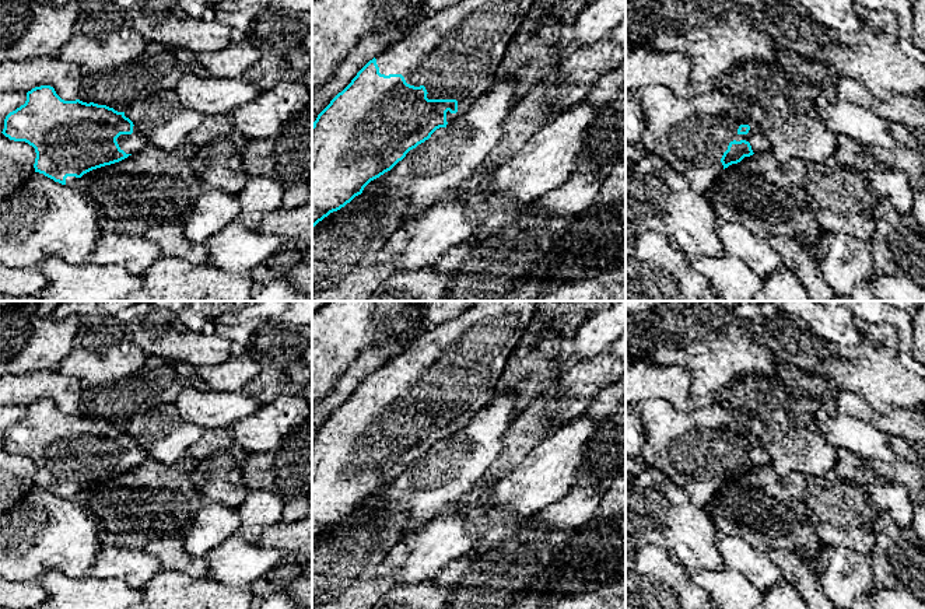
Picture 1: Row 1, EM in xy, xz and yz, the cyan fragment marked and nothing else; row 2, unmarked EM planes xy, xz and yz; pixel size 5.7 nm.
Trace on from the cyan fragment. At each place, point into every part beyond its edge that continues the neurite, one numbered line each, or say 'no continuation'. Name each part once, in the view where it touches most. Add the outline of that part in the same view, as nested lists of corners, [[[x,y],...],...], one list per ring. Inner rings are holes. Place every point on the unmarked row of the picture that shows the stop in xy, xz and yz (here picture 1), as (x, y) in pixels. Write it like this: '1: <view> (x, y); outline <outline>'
1: xz (455, 367); outline [[[479,301],[456,318],[413,340],[404,350],[379,367],[379,386],[402,388],[407,398],[427,403],[428,413],[456,413],[458,426],[446,426],[446,435],[466,428],[487,405],[504,372],[507,360],[522,337],[539,301]]]

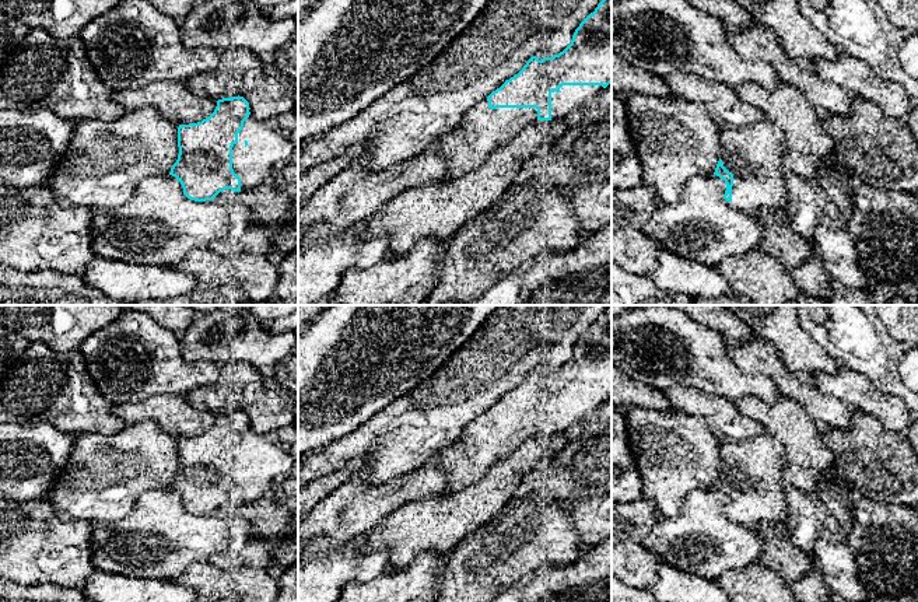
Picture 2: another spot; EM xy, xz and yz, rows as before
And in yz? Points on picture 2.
1: yz (753, 468); outline [[[770,434],[744,441],[722,441],[722,479],[733,487],[728,518],[753,528],[761,522],[782,522],[789,515],[784,483],[784,448]]]

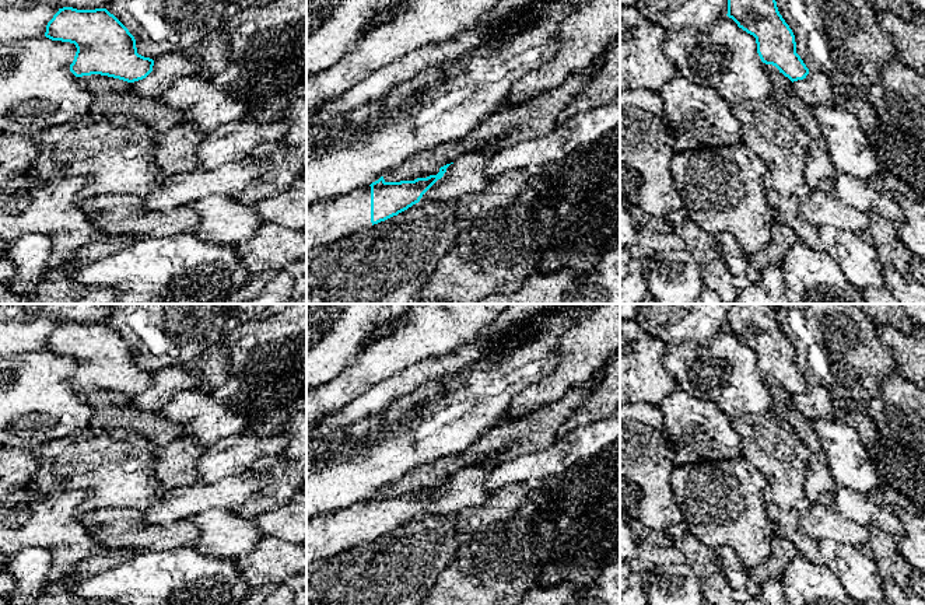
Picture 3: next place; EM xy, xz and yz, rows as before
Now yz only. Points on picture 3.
no continuation

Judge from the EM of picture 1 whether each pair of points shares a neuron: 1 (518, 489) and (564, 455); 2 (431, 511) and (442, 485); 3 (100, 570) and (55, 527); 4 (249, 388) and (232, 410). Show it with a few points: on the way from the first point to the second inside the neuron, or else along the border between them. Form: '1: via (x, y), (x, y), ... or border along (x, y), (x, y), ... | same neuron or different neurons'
1: via (529, 487), (553, 466) | same neuron
2: via (431, 504), (431, 496), (435, 492) | same neuron
3: border along (101, 546), (95, 563), (87, 574) | different neurons
4: border along (242, 389), (260, 405) | different neurons

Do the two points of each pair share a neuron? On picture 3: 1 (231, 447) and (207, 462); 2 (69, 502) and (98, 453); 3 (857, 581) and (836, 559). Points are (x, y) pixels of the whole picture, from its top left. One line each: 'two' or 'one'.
1: one
2: two
3: one

